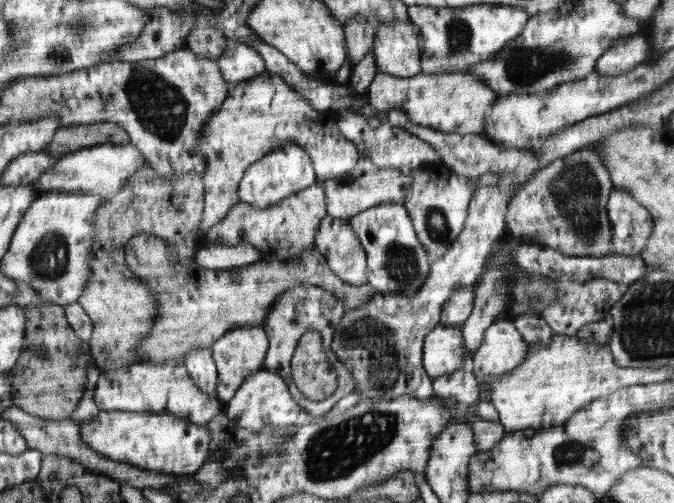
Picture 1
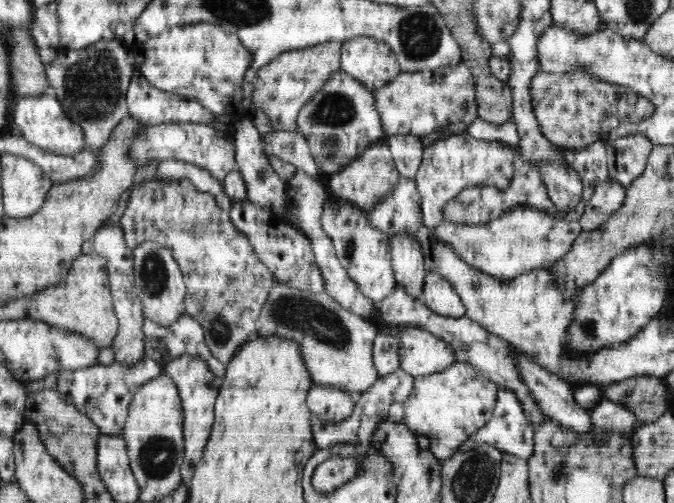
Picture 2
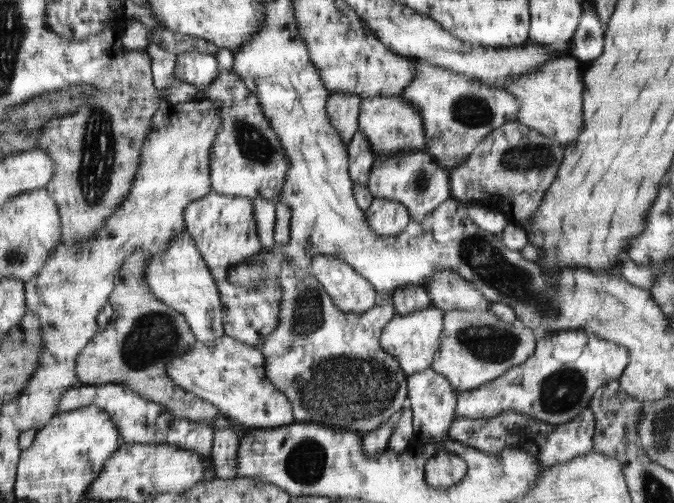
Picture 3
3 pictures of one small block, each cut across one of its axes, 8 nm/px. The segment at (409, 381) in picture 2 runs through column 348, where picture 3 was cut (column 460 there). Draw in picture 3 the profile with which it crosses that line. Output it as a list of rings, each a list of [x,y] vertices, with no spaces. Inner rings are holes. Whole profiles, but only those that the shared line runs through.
[[[590,408],[584,409],[571,421],[558,425],[509,411],[505,415],[500,414],[490,419],[455,417],[454,424],[451,425],[450,440],[476,447],[485,453],[500,453],[508,446],[526,449],[535,459],[539,460],[541,468],[548,469],[593,452],[596,424],[597,418]]]

